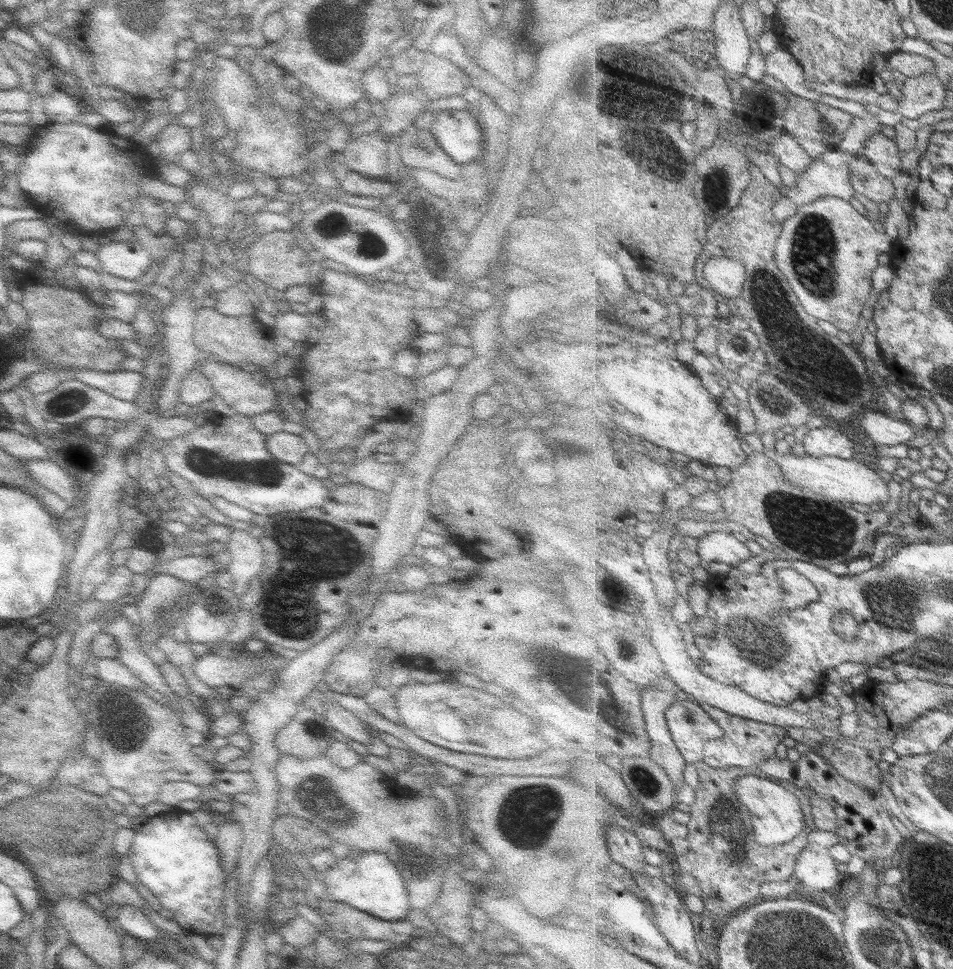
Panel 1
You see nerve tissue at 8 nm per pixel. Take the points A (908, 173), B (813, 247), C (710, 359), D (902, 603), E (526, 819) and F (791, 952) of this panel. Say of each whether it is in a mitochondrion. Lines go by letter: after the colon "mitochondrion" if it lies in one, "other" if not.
A: other
B: mitochondrion
C: other
D: mitochondrion
E: mitochondrion
F: mitochondrion

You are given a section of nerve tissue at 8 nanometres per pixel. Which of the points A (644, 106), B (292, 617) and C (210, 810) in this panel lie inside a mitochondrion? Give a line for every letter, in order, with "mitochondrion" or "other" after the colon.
A: mitochondrion
B: mitochondrion
C: other

